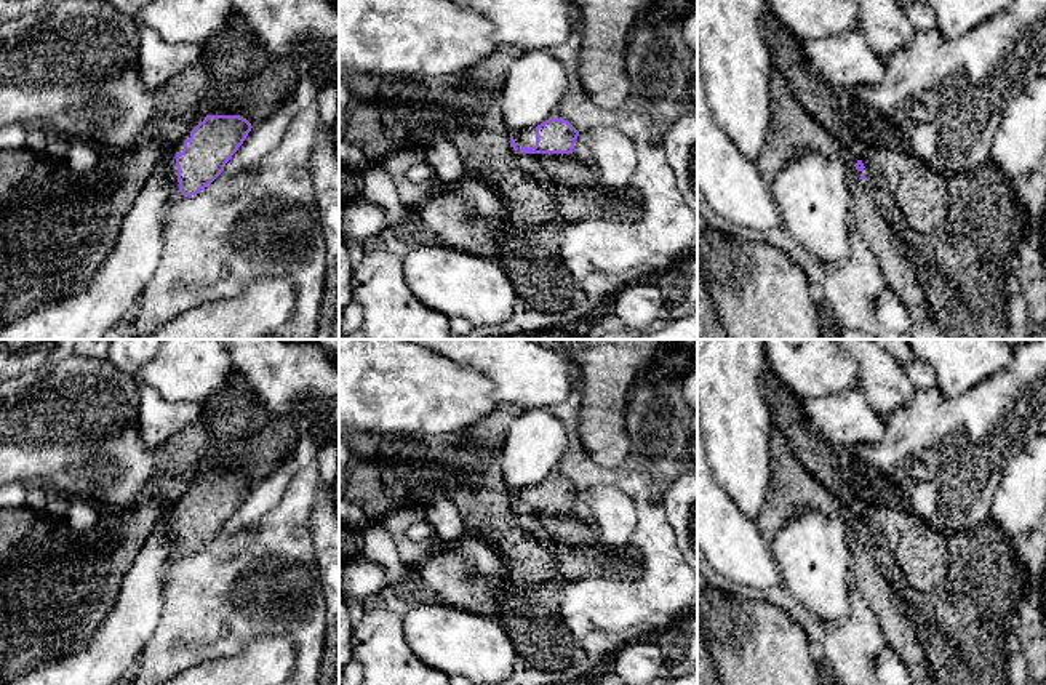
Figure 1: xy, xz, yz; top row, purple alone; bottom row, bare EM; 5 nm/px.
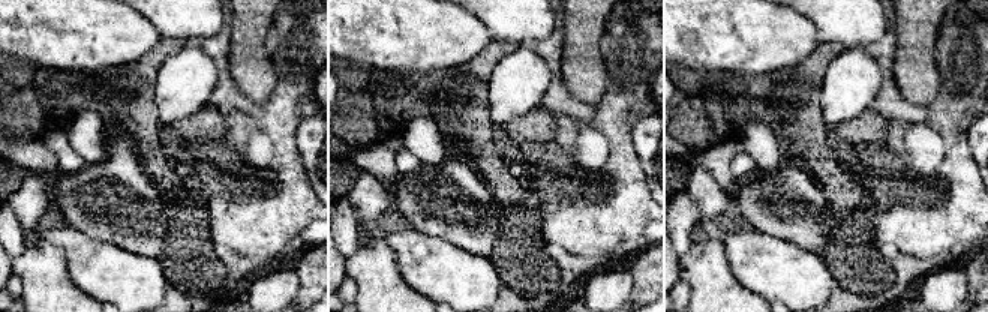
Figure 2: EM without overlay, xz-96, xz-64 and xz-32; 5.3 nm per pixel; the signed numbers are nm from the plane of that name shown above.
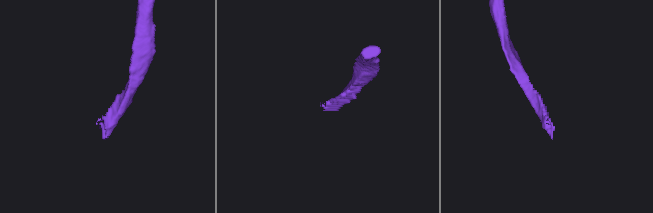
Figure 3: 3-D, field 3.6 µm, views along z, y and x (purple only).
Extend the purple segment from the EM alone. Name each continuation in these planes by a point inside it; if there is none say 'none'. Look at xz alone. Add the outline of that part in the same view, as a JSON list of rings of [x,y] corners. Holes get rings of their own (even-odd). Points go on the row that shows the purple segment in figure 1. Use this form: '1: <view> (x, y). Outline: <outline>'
1: xz (526, 138). Outline: [[[526,128],[523,131],[513,133],[512,136],[518,149],[536,146],[536,128]]]

